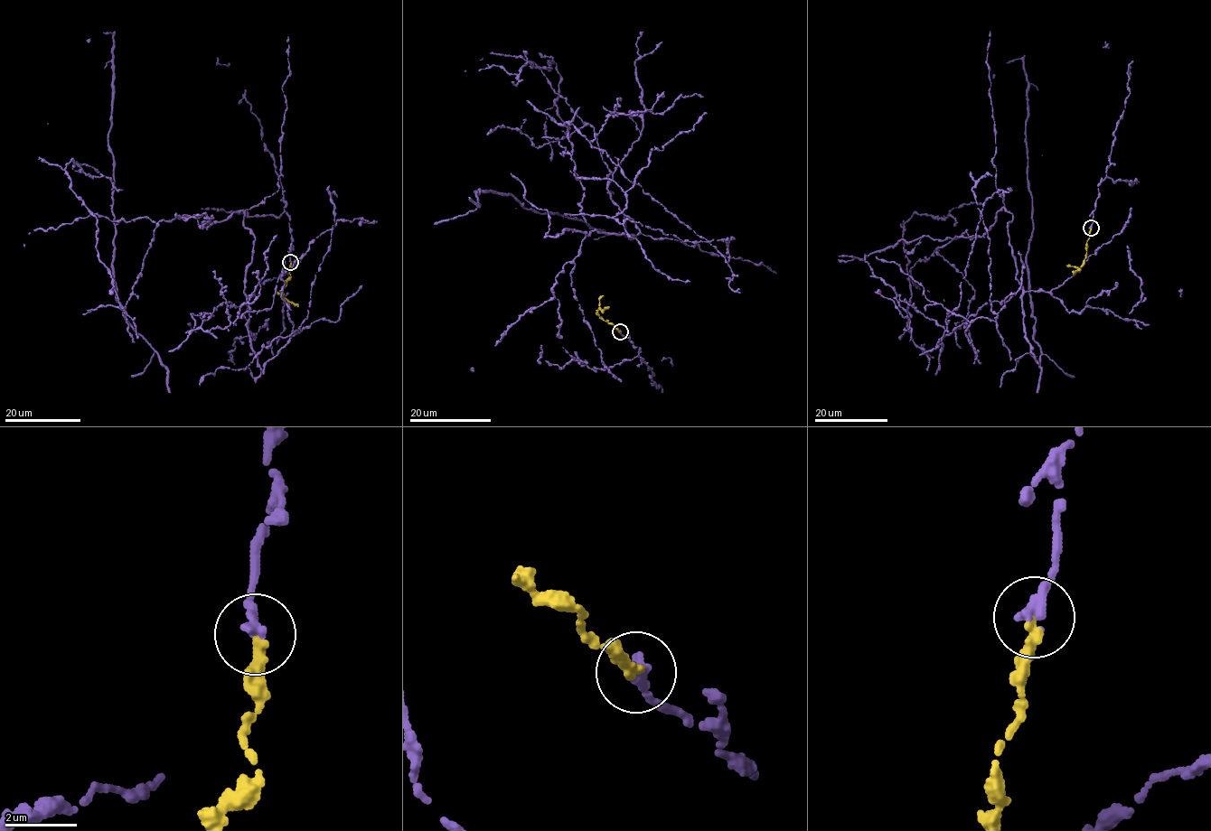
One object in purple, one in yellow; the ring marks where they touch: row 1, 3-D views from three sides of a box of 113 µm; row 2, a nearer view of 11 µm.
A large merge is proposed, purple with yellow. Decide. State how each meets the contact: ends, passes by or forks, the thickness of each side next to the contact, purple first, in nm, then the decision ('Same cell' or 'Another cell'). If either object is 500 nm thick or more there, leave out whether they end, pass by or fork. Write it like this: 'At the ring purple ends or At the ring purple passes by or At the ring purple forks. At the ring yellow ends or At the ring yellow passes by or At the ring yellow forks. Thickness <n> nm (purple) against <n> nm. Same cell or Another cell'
At the ring purple ends. At the ring yellow ends. Thickness 400 nm (purple) against 320 nm. Another cell

